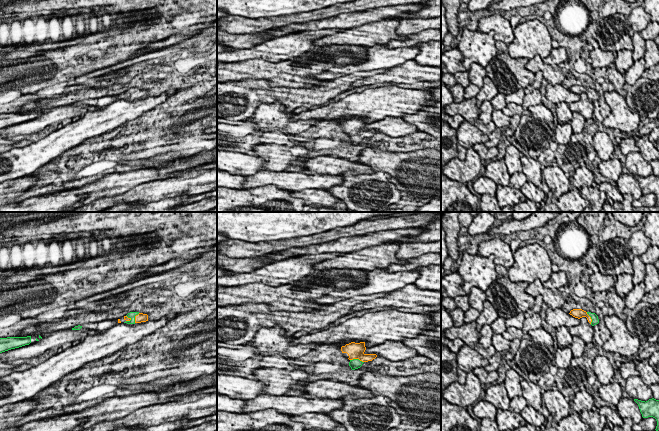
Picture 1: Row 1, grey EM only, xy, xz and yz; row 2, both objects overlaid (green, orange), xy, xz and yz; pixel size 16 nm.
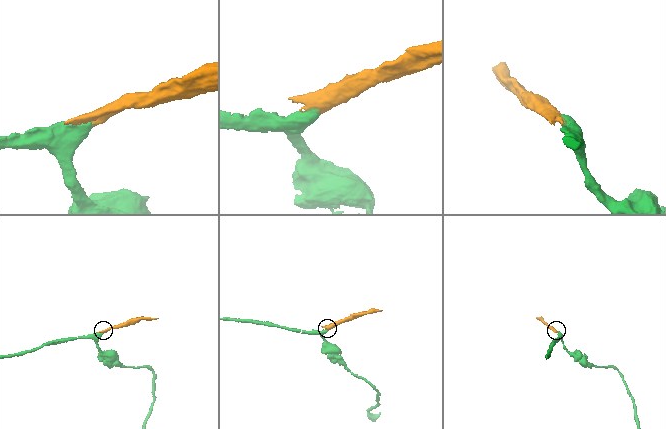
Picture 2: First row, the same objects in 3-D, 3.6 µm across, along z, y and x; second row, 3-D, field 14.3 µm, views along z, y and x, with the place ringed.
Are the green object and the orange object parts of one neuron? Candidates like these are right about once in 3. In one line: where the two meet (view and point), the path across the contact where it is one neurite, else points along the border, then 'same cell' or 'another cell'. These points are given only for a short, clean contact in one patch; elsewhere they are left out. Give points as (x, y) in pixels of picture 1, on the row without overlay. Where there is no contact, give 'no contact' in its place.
contact xz (357, 135); way xz (355, 139), (357, 135), (354, 126); same cell

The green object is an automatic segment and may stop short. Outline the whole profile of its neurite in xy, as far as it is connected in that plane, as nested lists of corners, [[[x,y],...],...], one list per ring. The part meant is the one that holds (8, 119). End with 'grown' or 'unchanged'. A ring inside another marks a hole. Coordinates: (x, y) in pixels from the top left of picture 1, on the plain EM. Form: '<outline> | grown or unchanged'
[[[31,112],[0,114],[0,129],[31,119]]] | unchanged

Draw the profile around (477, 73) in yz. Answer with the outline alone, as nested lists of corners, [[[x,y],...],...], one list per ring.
[[[472,63],[471,68],[467,71],[469,73],[470,83],[482,88],[484,85],[484,77],[486,76],[486,68],[477,63]]]

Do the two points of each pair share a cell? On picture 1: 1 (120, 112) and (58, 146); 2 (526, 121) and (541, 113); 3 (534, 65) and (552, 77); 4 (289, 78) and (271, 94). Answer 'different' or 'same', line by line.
1: same
2: same
3: same
4: different

